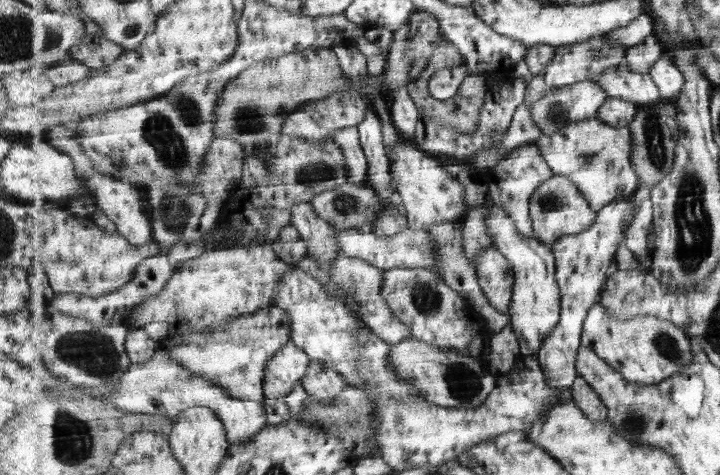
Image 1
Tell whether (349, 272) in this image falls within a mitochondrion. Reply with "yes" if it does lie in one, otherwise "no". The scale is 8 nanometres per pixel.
no

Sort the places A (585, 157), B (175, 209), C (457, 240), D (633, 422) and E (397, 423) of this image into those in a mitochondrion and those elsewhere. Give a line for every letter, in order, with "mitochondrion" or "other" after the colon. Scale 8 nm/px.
A: mitochondrion
B: mitochondrion
C: other
D: mitochondrion
E: other

